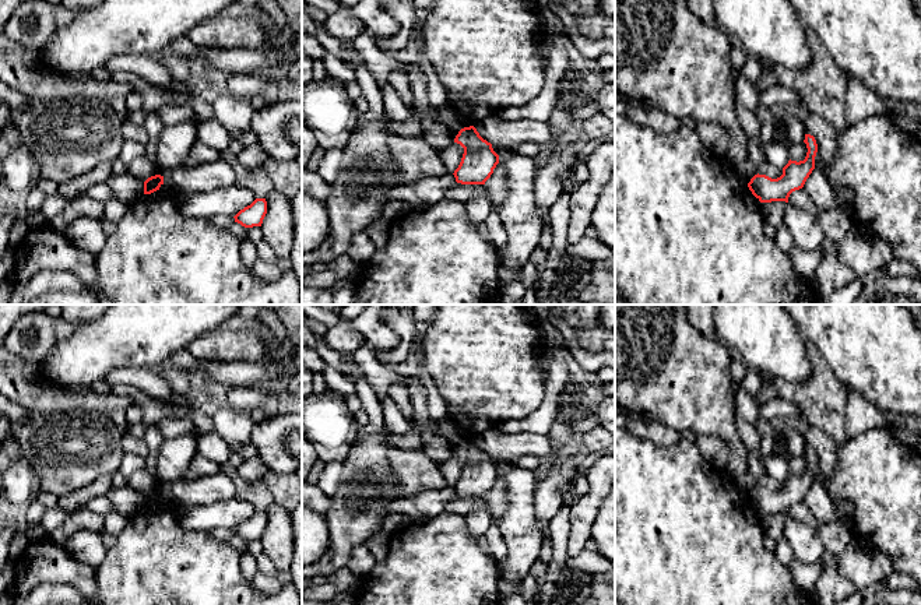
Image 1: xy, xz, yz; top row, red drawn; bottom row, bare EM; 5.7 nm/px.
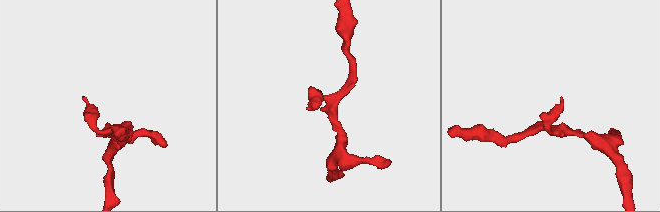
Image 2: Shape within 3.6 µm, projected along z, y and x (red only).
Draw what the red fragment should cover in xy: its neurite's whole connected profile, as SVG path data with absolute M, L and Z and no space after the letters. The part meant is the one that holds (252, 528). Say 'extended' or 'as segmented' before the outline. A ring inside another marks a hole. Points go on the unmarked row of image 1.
as segmented | M256 511L250 518L240 523L233 531L245 541L261 539L267 527L266 511Z

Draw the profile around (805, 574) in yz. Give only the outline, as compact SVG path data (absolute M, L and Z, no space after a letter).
M794 559L788 566L791 574L795 578L797 587L808 594L815 592L815 584L822 573L822 562L805 563Z

